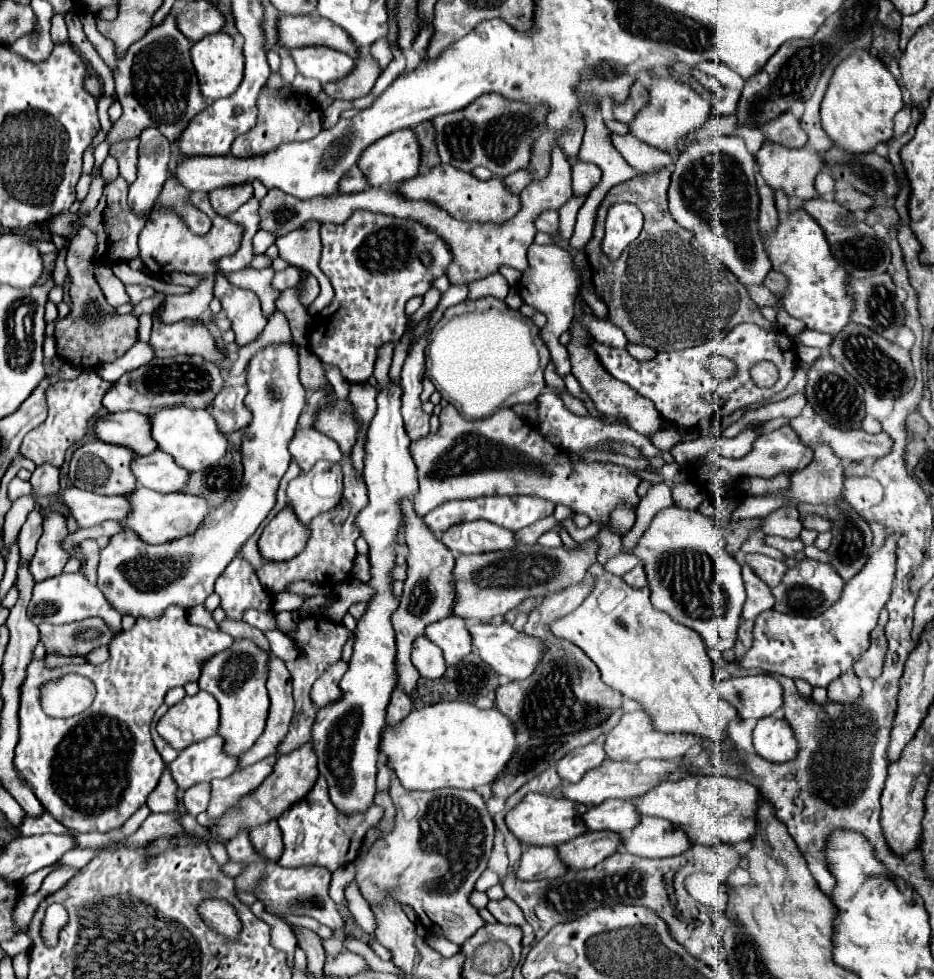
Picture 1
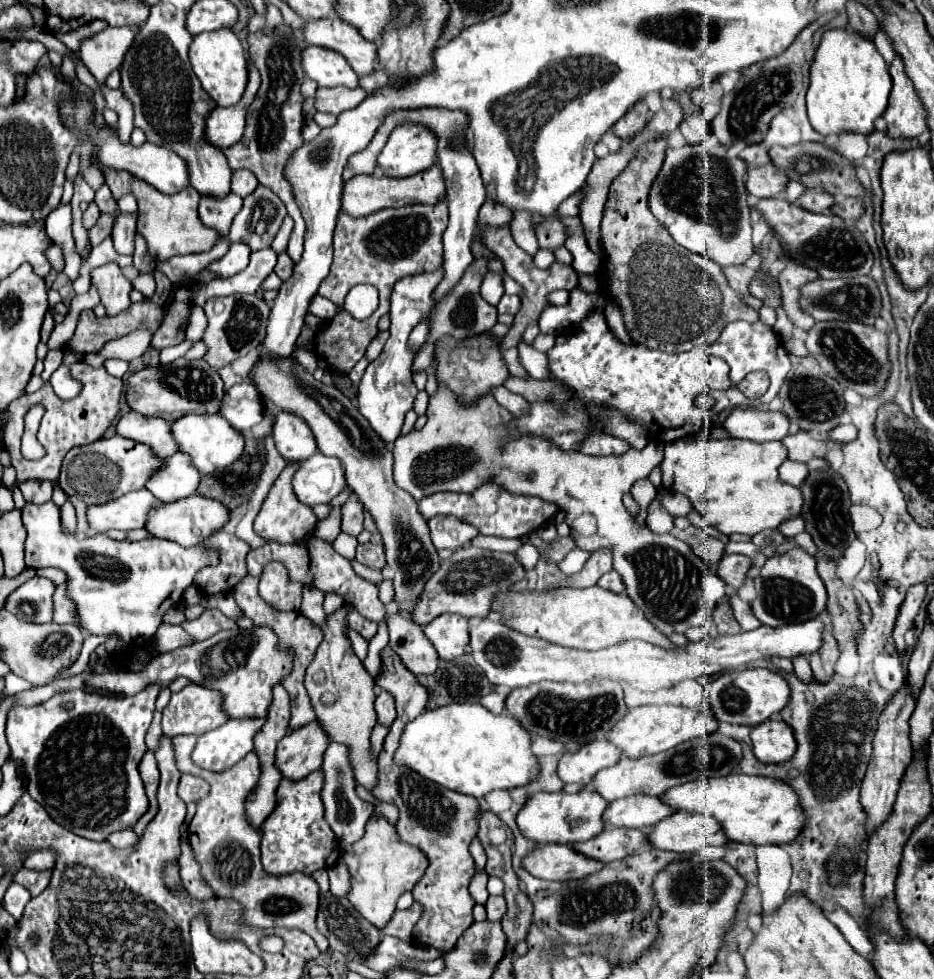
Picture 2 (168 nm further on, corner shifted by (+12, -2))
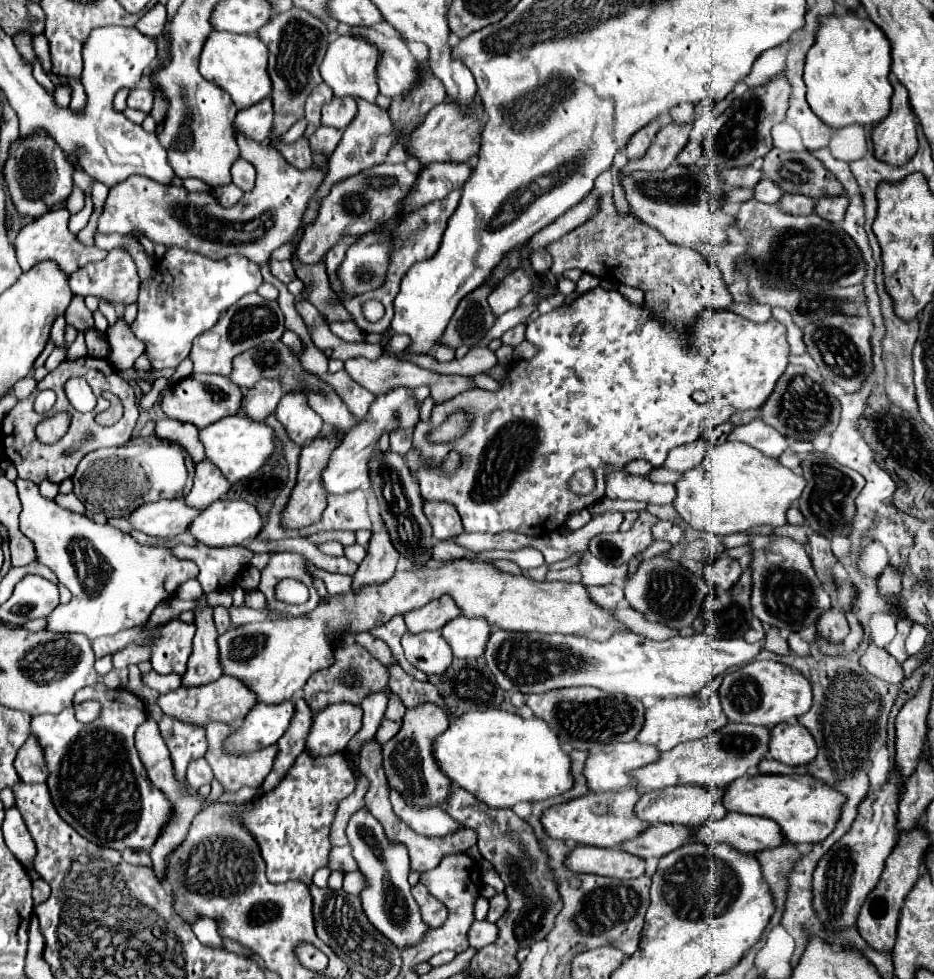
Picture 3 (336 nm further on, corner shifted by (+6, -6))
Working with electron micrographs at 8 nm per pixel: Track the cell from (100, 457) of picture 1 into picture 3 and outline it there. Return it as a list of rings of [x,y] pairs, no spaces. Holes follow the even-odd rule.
[[[132,438],[124,446],[100,448],[84,456],[74,474],[74,494],[84,502],[86,510],[104,514],[106,518],[124,518],[132,514],[138,506],[146,502],[156,502],[162,498],[184,498],[190,492],[194,480],[194,460],[176,442],[170,442],[170,456],[166,452],[168,444],[150,438]]]

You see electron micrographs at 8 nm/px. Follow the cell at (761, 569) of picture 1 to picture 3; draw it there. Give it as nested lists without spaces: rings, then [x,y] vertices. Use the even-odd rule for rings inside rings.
[[[720,556],[714,558],[706,568],[704,568],[704,578],[718,590],[730,590],[742,574],[742,566],[738,560],[730,556]]]

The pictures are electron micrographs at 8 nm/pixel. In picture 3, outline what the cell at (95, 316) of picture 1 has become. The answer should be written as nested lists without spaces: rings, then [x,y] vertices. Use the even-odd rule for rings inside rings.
[[[86,330],[84,336],[86,336],[86,346],[88,346],[88,356],[100,358],[100,356],[106,356],[106,354],[108,354],[108,346],[106,346],[106,342],[98,336],[98,332]]]

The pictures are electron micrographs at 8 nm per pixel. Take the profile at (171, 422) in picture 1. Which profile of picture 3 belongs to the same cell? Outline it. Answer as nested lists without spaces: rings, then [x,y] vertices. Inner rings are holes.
[[[234,414],[202,428],[200,438],[206,448],[206,458],[212,460],[230,482],[240,482],[258,472],[268,462],[276,448],[272,426],[268,426],[266,422],[256,422],[246,414],[244,416]]]

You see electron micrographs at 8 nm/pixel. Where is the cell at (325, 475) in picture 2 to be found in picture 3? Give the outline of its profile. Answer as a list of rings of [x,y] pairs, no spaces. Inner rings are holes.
[[[398,386],[382,396],[378,396],[366,418],[360,420],[342,440],[342,444],[334,450],[334,454],[330,456],[330,462],[322,474],[322,480],[324,480],[324,486],[328,492],[332,494],[348,494],[348,492],[354,492],[356,488],[360,488],[364,482],[368,482],[368,474],[370,474],[370,460],[374,456],[374,450],[378,446],[378,440],[384,432],[392,434],[394,430],[402,430],[402,428],[412,428],[418,424],[418,404],[416,404],[416,398],[414,398],[414,392],[406,386]]]

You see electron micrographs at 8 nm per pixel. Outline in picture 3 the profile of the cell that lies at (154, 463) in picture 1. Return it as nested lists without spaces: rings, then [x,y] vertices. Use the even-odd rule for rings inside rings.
[[[206,458],[196,464],[196,476],[194,476],[194,486],[192,492],[186,494],[186,504],[204,510],[212,502],[220,500],[222,496],[228,494],[232,484],[222,476],[222,472]]]

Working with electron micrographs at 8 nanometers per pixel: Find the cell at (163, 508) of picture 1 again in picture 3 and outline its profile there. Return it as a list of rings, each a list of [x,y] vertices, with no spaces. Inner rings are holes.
[[[226,498],[202,510],[190,532],[208,546],[236,546],[256,538],[262,524],[262,516],[250,502]]]

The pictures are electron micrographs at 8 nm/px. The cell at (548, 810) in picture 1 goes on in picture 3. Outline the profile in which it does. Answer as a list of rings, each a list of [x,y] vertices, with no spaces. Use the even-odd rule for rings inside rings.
[[[626,788],[622,792],[600,792],[600,794],[586,794],[582,798],[574,798],[566,804],[548,808],[542,816],[542,824],[548,832],[548,836],[574,842],[574,844],[590,844],[600,848],[614,848],[622,842],[628,842],[642,834],[650,824],[640,820],[634,814],[634,806],[640,800],[640,794],[636,788]]]

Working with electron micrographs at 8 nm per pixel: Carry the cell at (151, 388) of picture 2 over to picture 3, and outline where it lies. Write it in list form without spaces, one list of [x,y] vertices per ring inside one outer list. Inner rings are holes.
[[[198,374],[182,380],[174,388],[168,388],[162,400],[162,410],[170,418],[204,428],[210,426],[212,422],[218,422],[220,418],[238,414],[240,404],[242,404],[242,390],[236,384],[232,384],[228,378],[214,376],[214,374]]]

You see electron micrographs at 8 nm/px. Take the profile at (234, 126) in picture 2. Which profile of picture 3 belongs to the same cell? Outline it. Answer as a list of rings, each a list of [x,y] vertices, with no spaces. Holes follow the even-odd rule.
[[[264,98],[262,102],[238,110],[238,116],[234,120],[234,130],[246,134],[248,138],[268,144],[272,136],[272,120],[274,120],[274,110],[272,110],[272,98]]]

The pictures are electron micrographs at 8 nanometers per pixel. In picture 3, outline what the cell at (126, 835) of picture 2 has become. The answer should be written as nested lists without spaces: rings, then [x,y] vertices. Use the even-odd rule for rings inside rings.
[[[124,850],[124,852],[122,852],[122,858],[126,858],[126,862],[132,864],[132,866],[146,866],[146,868],[152,868],[150,854],[144,852],[144,850]]]

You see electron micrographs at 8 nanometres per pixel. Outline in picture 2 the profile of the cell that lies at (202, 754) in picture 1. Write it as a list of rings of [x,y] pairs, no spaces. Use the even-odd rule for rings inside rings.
[[[258,718],[258,720],[228,720],[224,726],[198,736],[196,748],[192,750],[192,762],[196,766],[200,766],[204,770],[212,770],[212,772],[224,772],[224,770],[232,768],[238,760],[242,760],[252,750],[252,738],[262,724],[264,724],[264,718]]]

